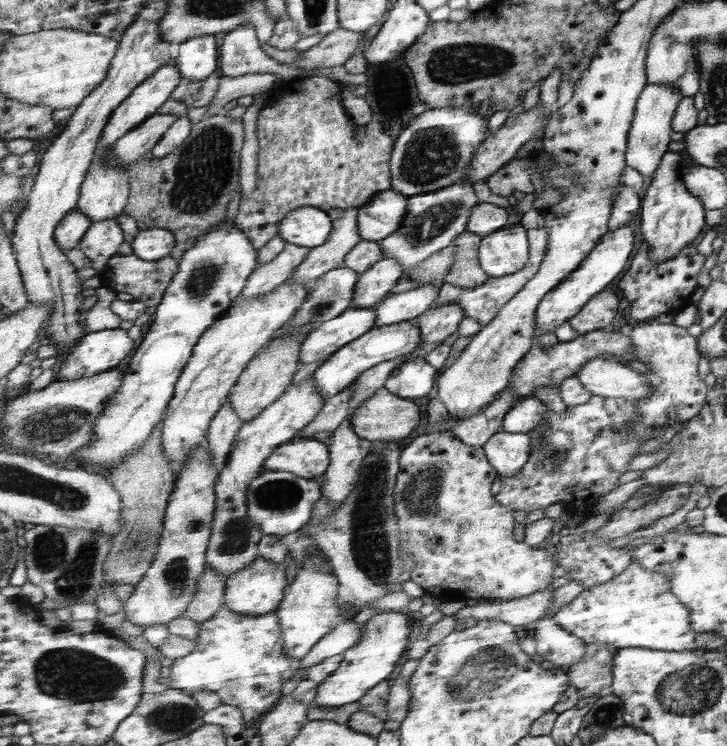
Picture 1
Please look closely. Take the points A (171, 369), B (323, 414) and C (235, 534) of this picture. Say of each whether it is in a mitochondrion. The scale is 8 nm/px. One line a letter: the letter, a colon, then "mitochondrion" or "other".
A: other
B: other
C: mitochondrion

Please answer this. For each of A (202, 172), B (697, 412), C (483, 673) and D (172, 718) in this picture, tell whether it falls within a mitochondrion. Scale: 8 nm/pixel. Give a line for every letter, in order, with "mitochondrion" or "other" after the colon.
A: mitochondrion
B: other
C: mitochondrion
D: mitochondrion

